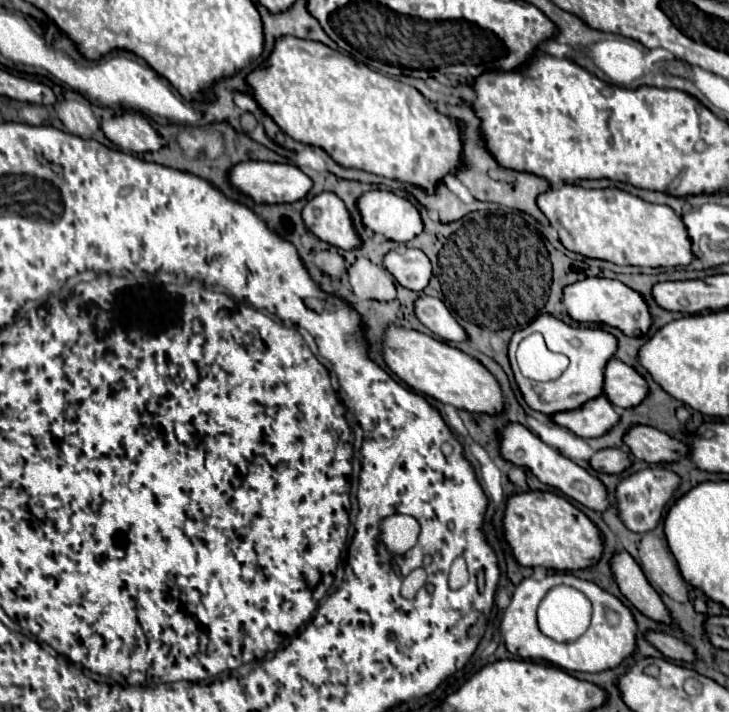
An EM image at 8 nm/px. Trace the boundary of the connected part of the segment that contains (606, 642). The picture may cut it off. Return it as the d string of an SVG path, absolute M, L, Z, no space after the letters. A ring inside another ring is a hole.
M549 574L543 580L525 578L517 586L517 590L511 598L511 604L503 614L501 636L505 640L507 650L513 656L521 656L523 660L545 660L563 670L573 670L573 672L603 672L603 670L617 668L621 664L621 660L633 656L637 650L637 622L635 622L633 612L613 594L609 594L603 588L599 588L597 584L581 580L573 574ZM557 584L573 586L573 588L581 590L583 594L587 594L587 598L593 602L593 620L591 620L589 630L571 644L555 642L555 640L543 636L541 630L537 628L537 618L535 618L537 602L541 602L541 598Z

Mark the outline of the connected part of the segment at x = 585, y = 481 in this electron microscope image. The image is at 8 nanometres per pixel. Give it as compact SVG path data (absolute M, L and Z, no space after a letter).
M507 424L507 428L501 432L503 440L501 440L501 456L517 466L525 466L529 468L543 484L553 486L557 490L561 490L565 496L573 498L575 502L597 510L597 512L605 512L609 508L609 496L607 496L607 488L605 484L589 474L585 468L577 466L573 460L565 458L561 452L553 450L551 446L547 446L543 440L539 440L539 436L535 436L531 430L527 430L521 424Z

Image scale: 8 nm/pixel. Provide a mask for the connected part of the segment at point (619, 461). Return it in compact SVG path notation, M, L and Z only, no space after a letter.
M605 448L595 452L595 456L589 462L597 472L621 474L631 466L631 454L623 452L621 448Z

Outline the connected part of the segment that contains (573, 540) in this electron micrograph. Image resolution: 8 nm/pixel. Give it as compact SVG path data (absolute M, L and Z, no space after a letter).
M523 492L507 500L505 536L521 566L543 566L557 572L575 572L595 566L603 556L601 530L569 500L553 492Z

